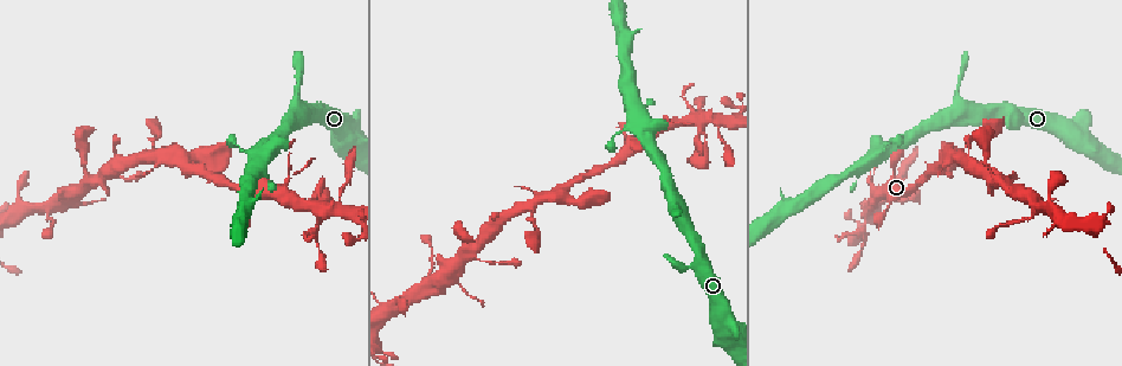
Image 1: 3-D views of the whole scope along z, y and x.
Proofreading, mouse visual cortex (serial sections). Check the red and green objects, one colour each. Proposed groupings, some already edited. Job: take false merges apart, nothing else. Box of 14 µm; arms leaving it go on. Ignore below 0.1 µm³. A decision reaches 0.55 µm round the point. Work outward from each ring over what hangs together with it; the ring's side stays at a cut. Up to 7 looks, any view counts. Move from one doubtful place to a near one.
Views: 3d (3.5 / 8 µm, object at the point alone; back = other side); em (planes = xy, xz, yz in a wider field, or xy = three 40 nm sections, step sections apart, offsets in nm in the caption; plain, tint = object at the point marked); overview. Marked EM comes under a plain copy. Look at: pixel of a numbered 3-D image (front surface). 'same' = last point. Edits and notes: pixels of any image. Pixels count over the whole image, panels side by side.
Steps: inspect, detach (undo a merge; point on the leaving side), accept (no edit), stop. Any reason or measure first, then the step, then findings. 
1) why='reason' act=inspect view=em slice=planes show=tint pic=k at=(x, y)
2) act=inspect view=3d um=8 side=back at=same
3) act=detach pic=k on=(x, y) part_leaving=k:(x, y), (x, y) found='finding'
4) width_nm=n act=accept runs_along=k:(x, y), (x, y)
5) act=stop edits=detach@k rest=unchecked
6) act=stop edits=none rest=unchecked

why='a narrow waist' act=inspect view=3d um=8 pic=1 at=(692, 269)

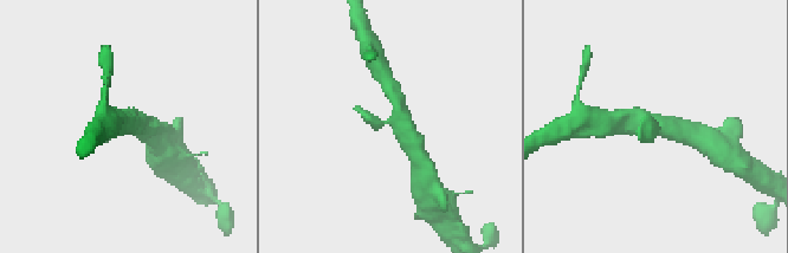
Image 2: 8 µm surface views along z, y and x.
act=inspect view=em slice=xy step=3 show=tint pic=2 at=(654, 124)

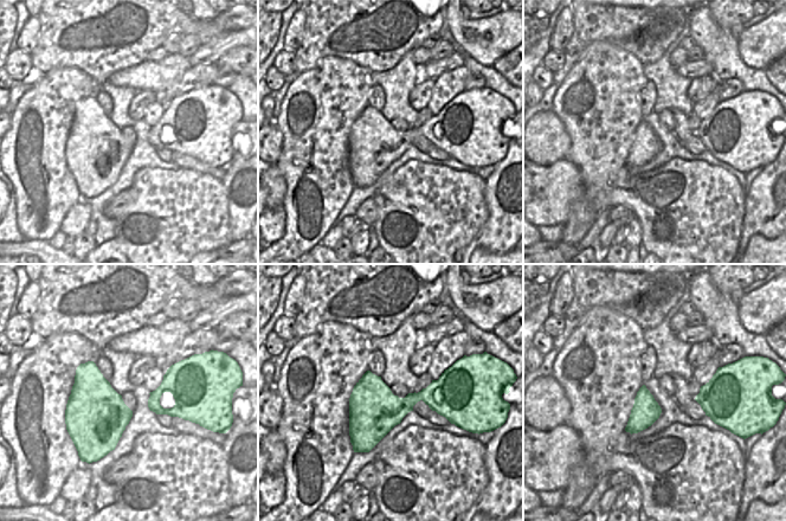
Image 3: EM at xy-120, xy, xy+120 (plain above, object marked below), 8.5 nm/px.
act=accept runs_along=2:(409, 138), (359, 109) found='continuous, no second cell'

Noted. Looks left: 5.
why='thick turns thin' act=inspect view=3d um=3.5 side=back pic=1 at=(693, 110)

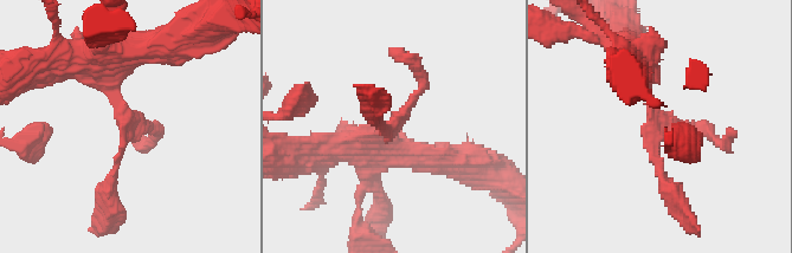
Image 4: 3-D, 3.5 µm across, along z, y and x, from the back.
act=inspect view=em slice=xy step=2 show=tint pic=4 at=(651, 110)

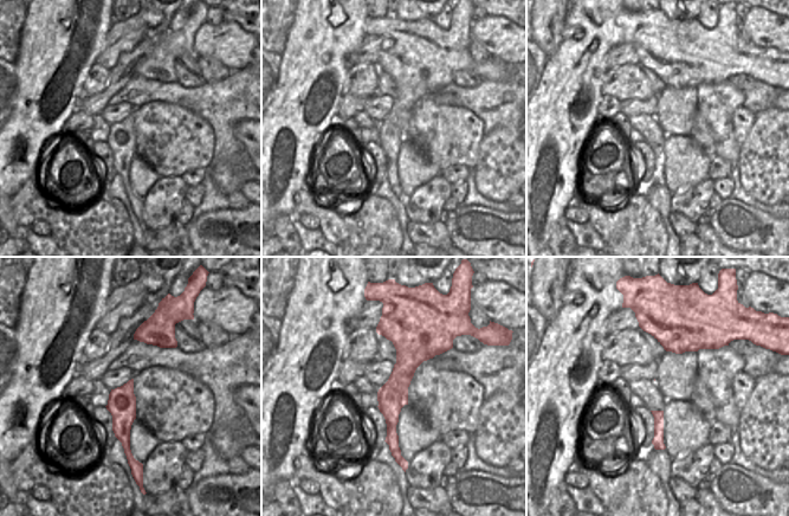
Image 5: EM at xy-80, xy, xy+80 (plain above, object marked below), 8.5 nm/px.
act=accept found='all the same cell'

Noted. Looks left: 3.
why='sharp bend' act=inspect view=3d um=3.5 side=back pic=1 at=(349, 138)

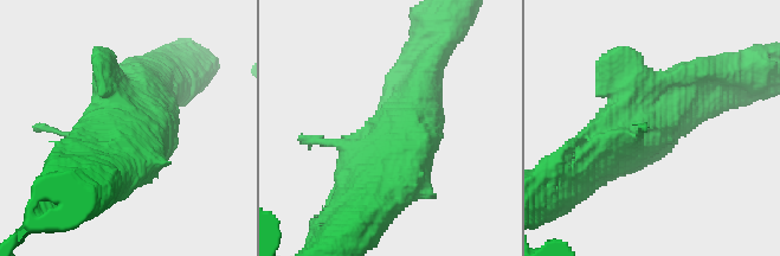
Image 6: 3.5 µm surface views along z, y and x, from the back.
act=accept runs_along=6:(694, 100), (669, 107), (575, 179) found='one cell here'

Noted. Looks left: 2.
act=stop edits=none rest=unchecked

